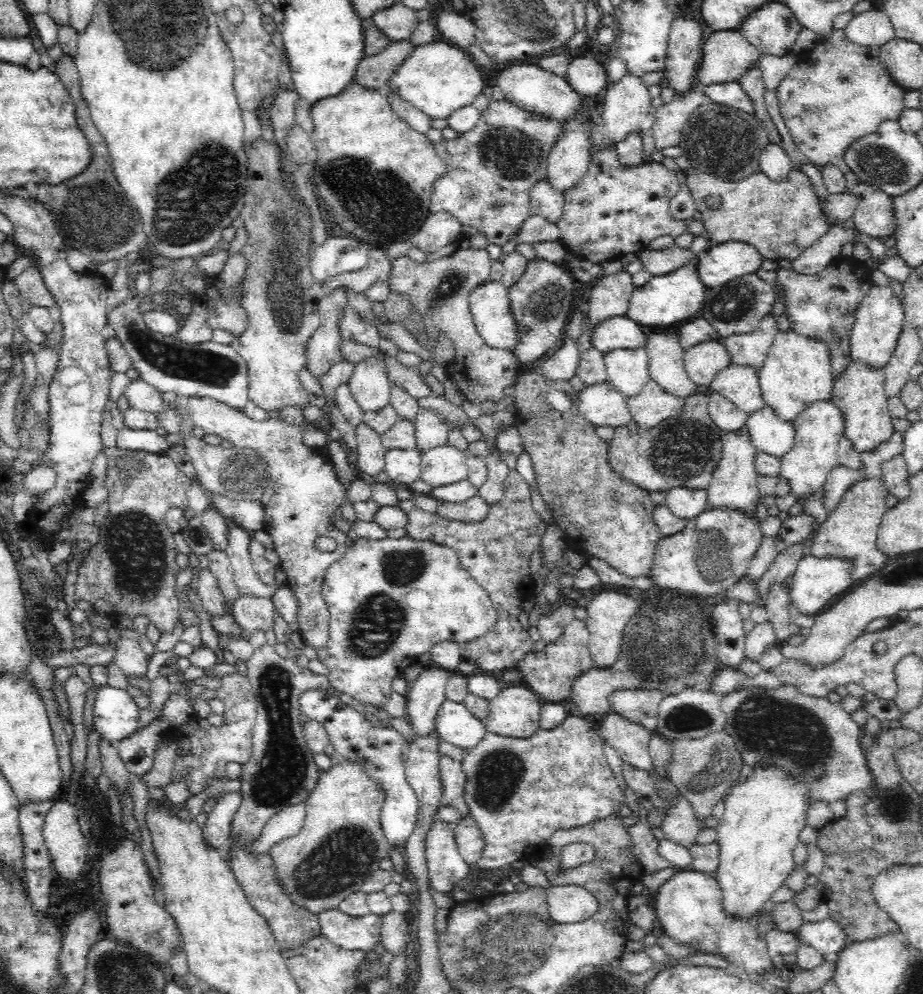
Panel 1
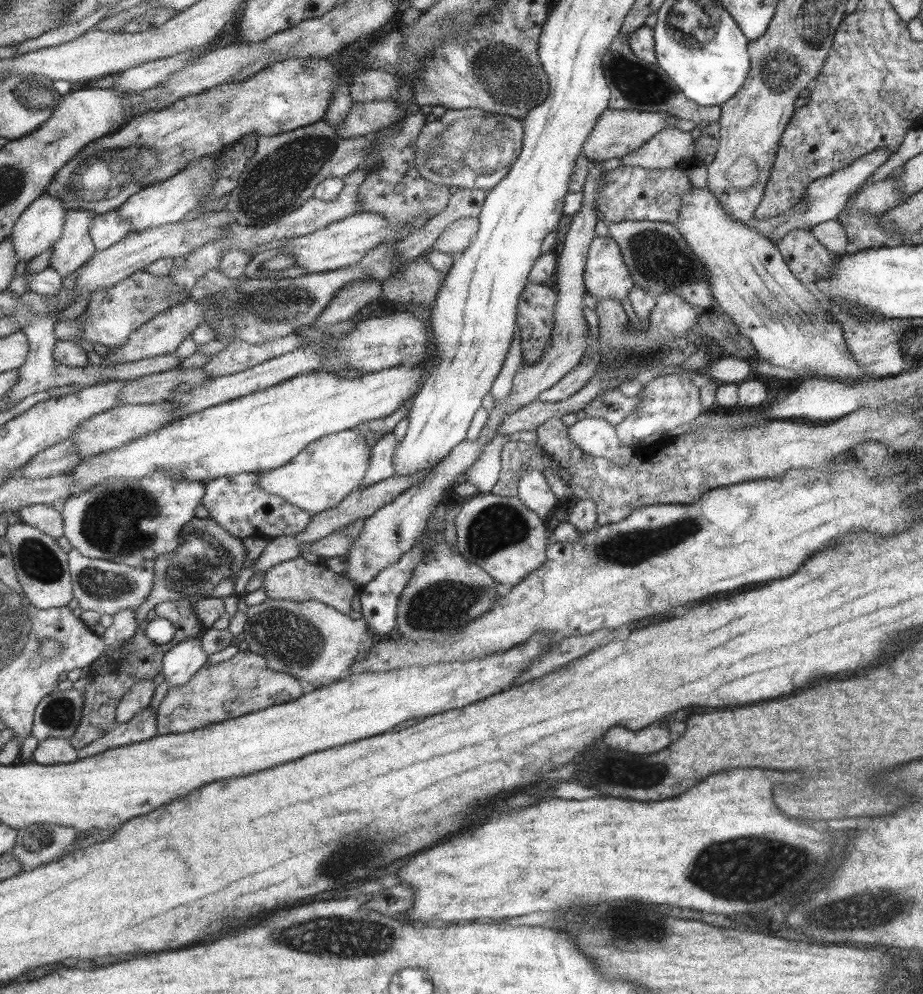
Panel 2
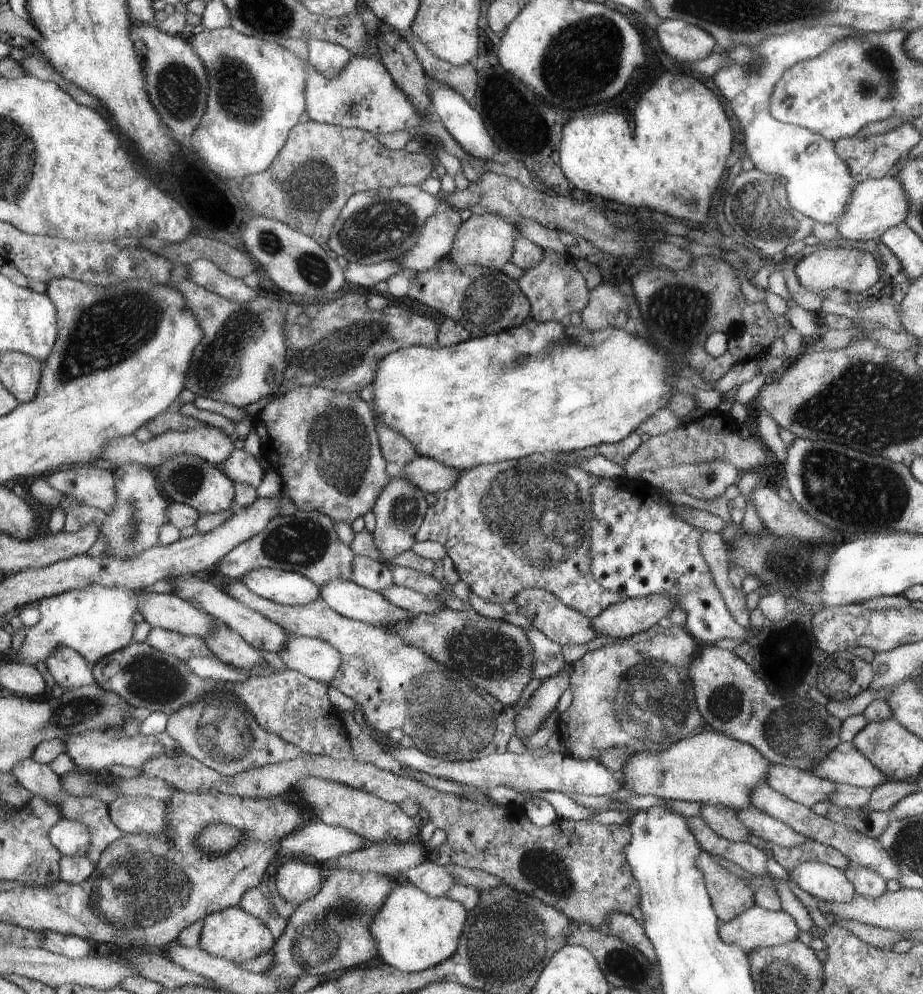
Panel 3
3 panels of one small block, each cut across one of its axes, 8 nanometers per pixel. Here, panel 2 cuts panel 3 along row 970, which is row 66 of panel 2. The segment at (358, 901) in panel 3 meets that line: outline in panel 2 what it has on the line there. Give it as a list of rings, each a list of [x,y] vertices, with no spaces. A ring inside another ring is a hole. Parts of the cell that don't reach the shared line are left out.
[[[312,56],[307,61],[298,58],[277,60],[238,83],[223,83],[208,88],[201,94],[174,100],[161,110],[147,111],[141,116],[135,115],[121,131],[103,137],[81,151],[68,166],[61,169],[47,193],[61,199],[69,211],[87,209],[96,212],[97,216],[119,209],[136,192],[171,179],[193,162],[213,156],[243,136],[255,133],[258,137],[271,137],[316,123],[327,111],[332,99],[332,88],[339,78],[339,69],[335,64],[339,64],[338,57]]]

